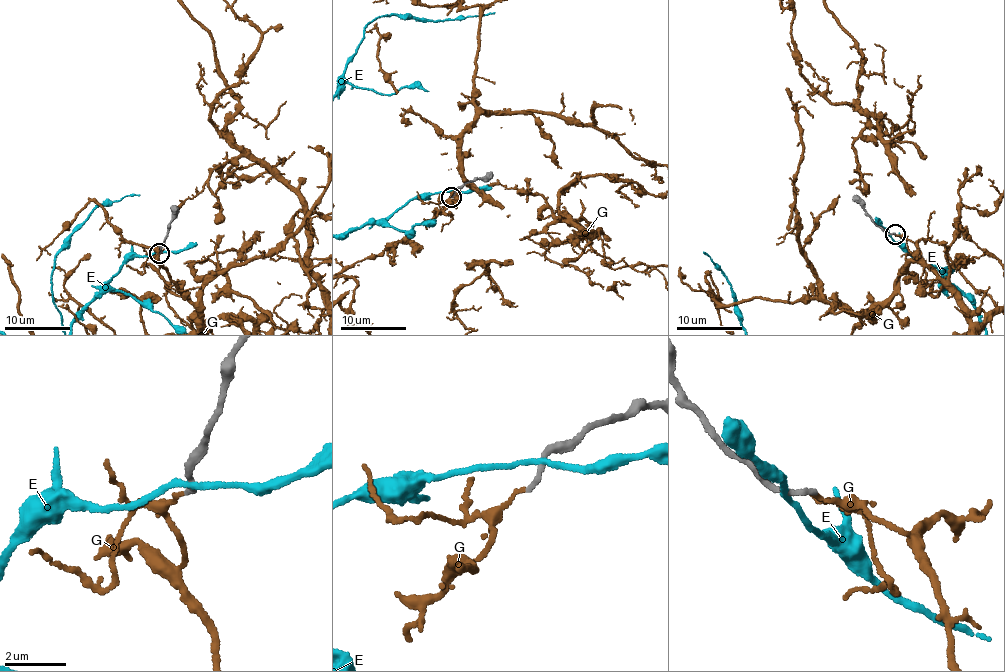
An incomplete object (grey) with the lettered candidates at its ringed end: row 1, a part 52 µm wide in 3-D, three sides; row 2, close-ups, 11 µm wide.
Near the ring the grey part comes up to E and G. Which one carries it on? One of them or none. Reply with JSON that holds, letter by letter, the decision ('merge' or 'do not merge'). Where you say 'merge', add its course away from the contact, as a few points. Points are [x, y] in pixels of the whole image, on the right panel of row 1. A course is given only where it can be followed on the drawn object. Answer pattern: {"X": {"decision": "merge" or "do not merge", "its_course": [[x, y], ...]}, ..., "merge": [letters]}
{"E": {"decision": "do not merge"}, "G": {"decision": "do not merge"}, "merge": []}

